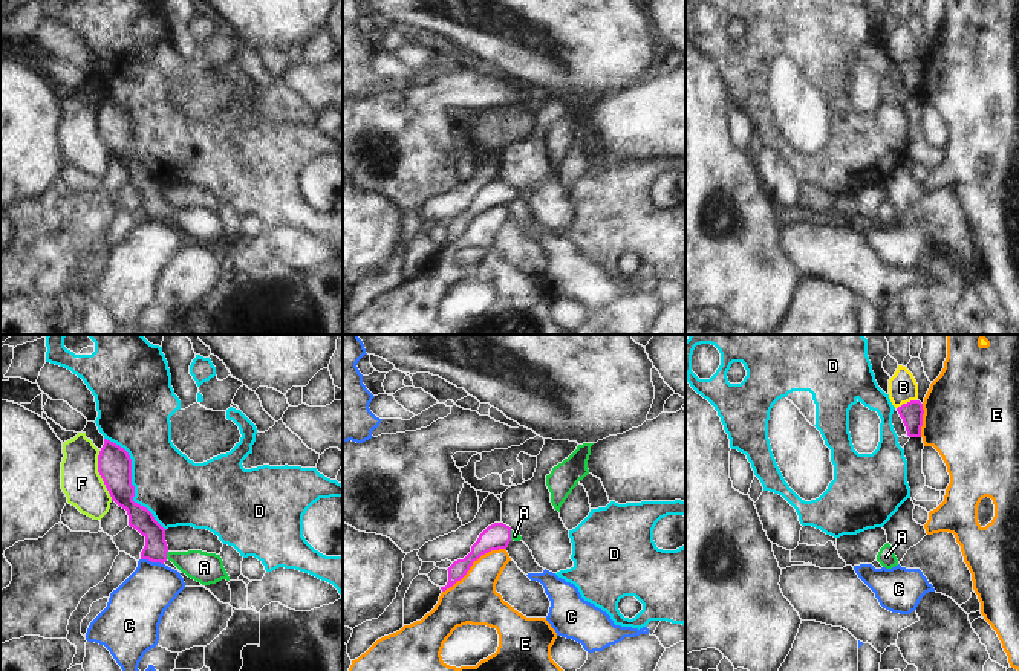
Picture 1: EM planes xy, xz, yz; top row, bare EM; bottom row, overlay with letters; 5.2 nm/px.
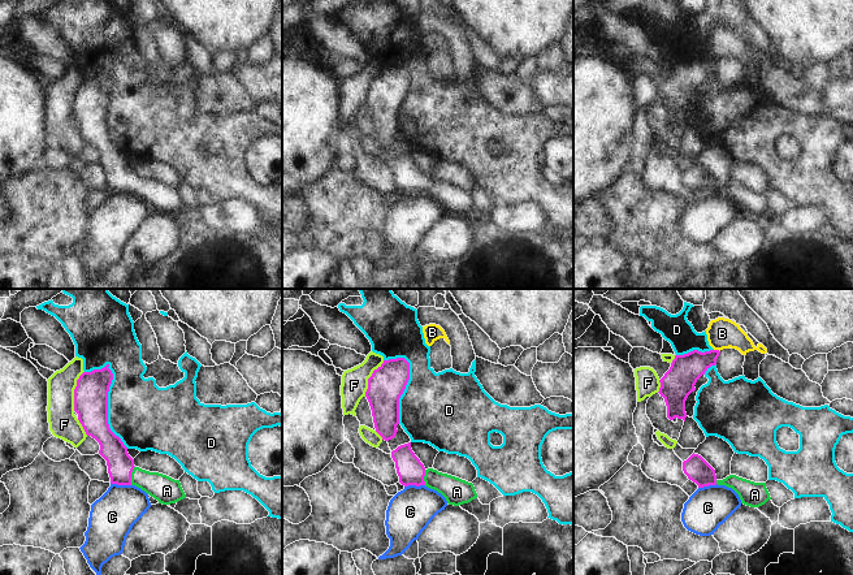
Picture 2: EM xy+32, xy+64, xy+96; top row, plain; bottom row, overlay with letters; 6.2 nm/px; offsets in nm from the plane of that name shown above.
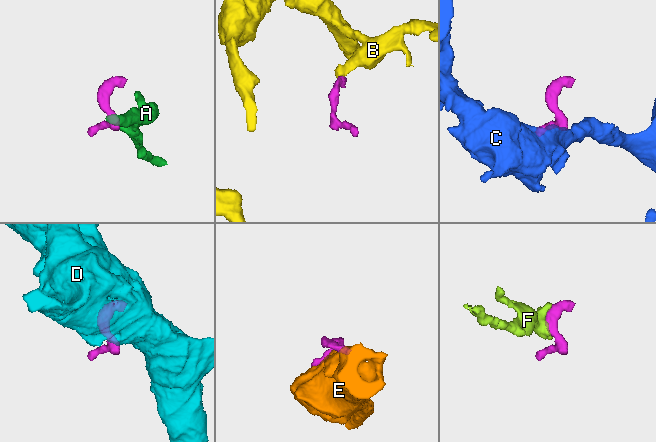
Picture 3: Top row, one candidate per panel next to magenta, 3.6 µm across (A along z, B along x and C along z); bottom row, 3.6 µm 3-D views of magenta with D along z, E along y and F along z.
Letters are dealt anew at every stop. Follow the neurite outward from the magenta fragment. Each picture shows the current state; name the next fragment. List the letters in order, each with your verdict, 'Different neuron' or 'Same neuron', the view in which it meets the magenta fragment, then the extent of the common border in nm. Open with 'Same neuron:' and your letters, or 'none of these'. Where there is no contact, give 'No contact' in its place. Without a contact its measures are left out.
Same neuron: A
A: Same neuron. Touches magenta in xy. Shared border 50 nm
B: Different neuron. Touches magenta in yz. Shared border 120 nm
C: Different neuron. Touches magenta in xy. Shared border 120 nm
D: Different neuron. Touches magenta in xy. Shared border 600 nm
E: Different neuron. Touches magenta in xz. Shared border 400 nm
F: Different neuron. Touches magenta in xy. Shared border 280 nm

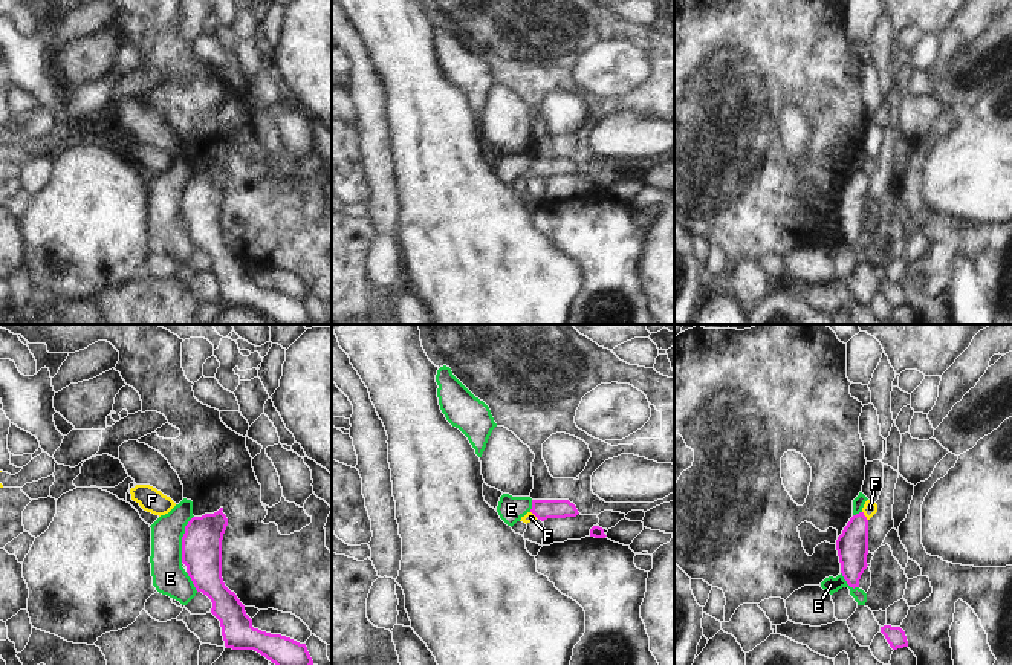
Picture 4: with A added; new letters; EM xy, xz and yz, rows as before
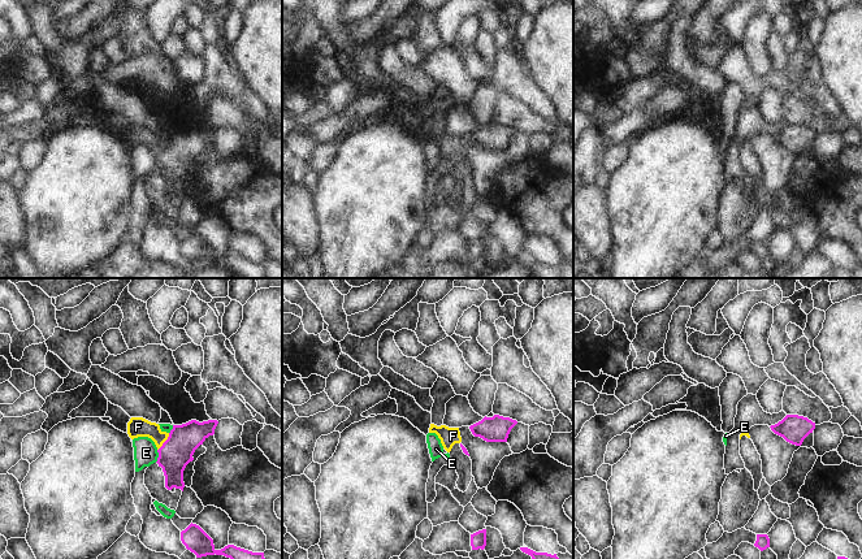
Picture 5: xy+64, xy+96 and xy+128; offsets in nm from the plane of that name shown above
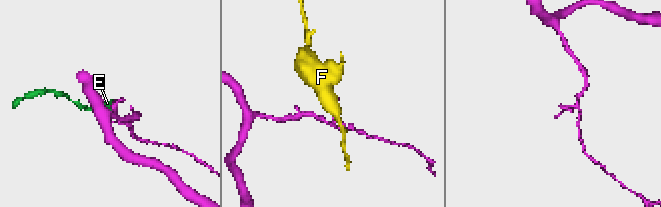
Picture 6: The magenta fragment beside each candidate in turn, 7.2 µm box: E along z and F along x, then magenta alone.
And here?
Same neuron: none of these
E: Different neuron. Touches magenta in xy. Shared border 260 nm
F: Different neuron. Touches magenta in yz. Shared border 60 nm

